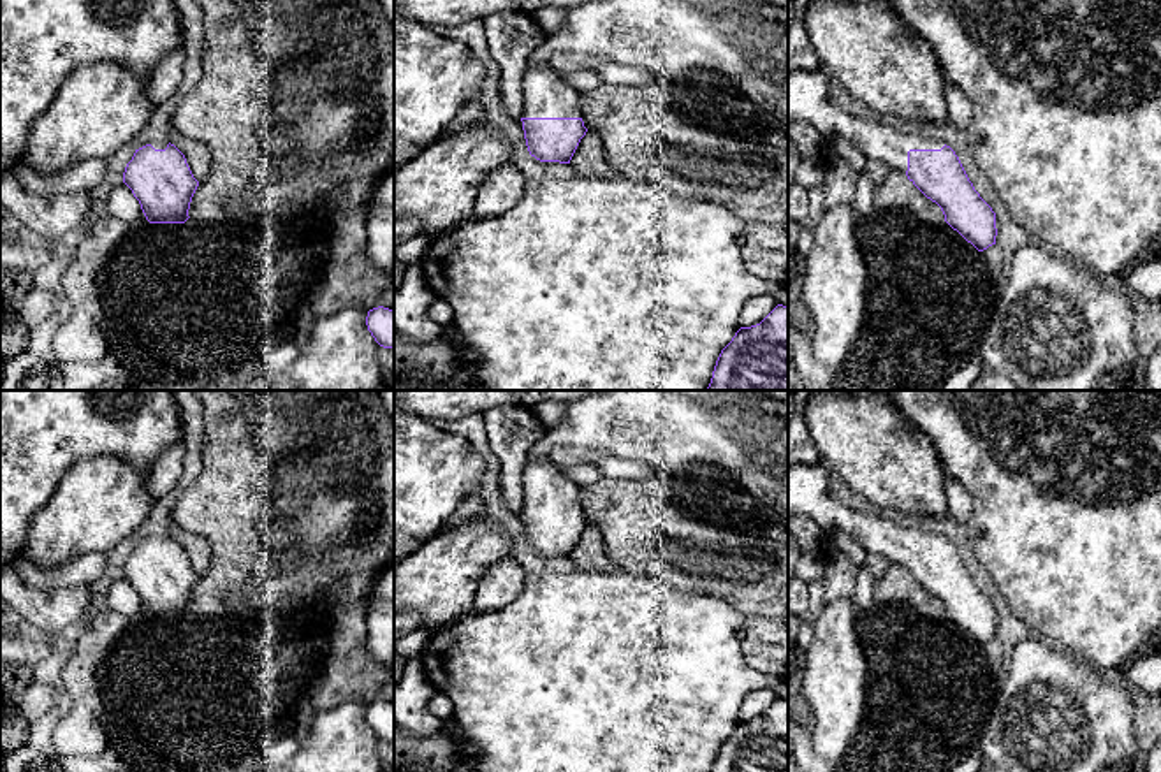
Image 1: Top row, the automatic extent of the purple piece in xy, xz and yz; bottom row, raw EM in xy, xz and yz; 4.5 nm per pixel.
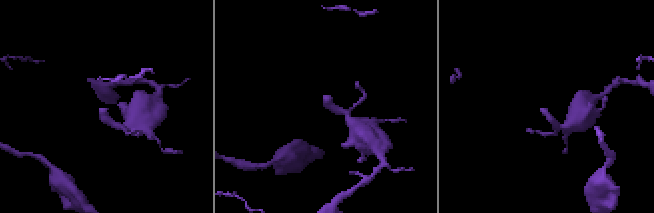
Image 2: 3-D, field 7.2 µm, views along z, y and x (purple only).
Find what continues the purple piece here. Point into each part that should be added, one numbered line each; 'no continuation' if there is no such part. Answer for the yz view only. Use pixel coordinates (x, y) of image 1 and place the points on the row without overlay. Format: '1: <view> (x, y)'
1: yz (810, 493)

